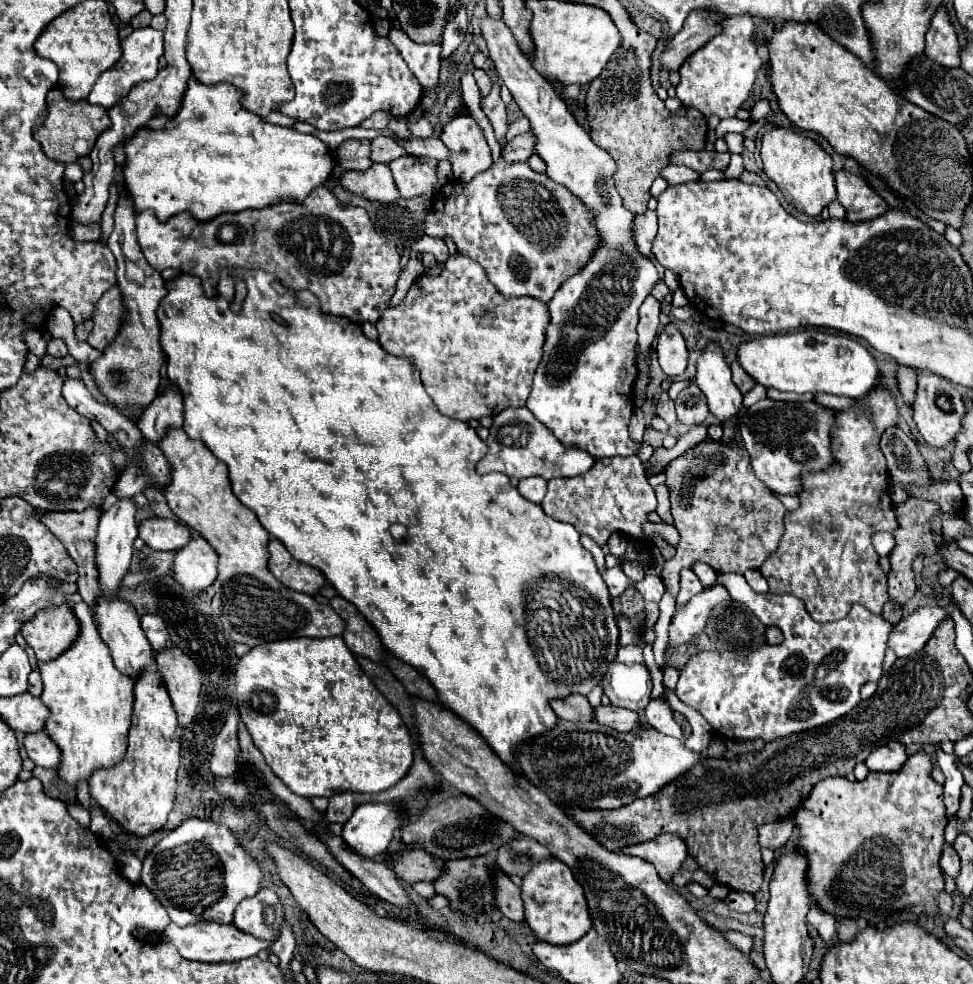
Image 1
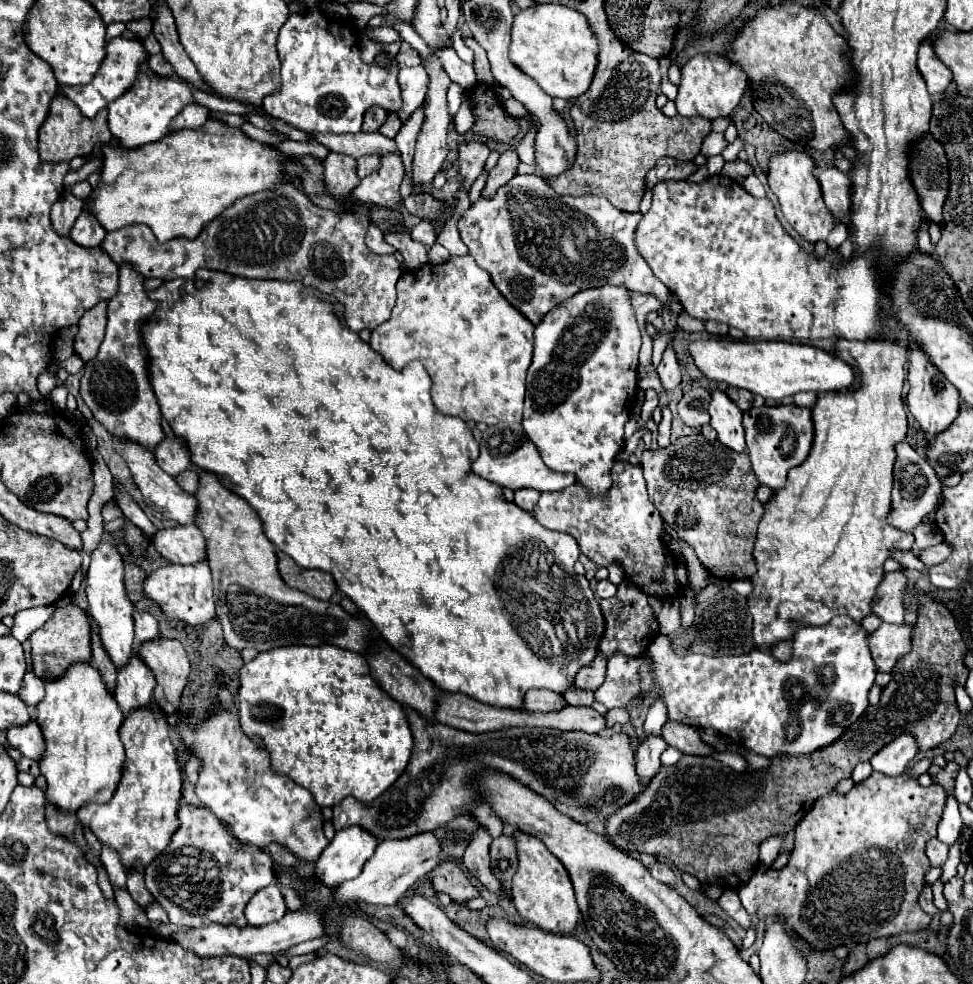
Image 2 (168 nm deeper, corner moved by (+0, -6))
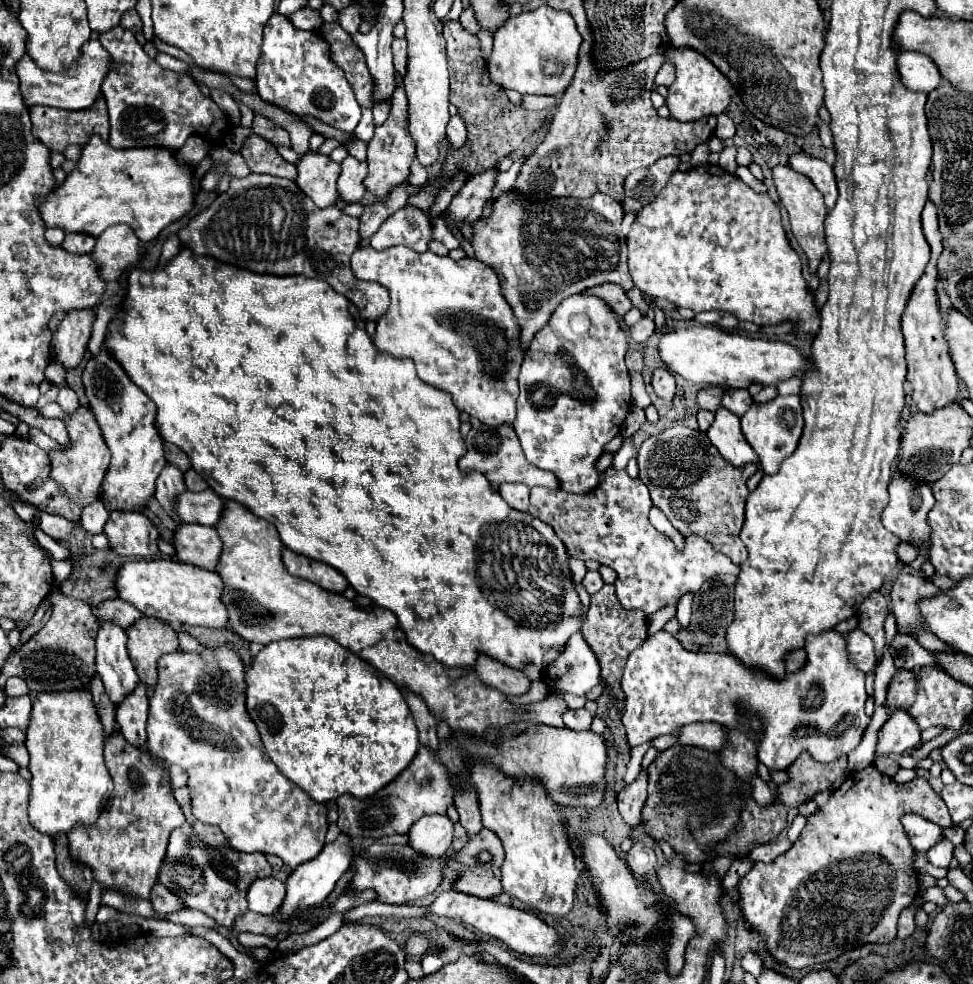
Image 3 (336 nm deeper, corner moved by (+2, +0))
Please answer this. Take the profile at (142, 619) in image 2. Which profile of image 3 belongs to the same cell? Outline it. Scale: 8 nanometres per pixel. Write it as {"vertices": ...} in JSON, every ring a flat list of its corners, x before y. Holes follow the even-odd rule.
{"vertices":[[116,598,116,600,106,600,100,604,100,608,96,610,96,616,102,620,110,620,116,622,118,626,122,626,124,630,128,630,132,626,132,622,136,622,138,618,142,618,140,610,136,610,136,606]]}

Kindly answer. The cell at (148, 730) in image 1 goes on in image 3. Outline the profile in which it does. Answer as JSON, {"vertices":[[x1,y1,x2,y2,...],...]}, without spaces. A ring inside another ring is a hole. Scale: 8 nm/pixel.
{"vertices":[[116,730,116,734,106,738,104,756,114,780,114,794,108,802,108,810,96,820,96,826,80,826,80,830,68,834,70,854,92,868,102,888,126,888,136,896,148,898,166,854,168,836,176,826,184,824,184,814,172,798,166,764,154,760,148,748,128,744]]}

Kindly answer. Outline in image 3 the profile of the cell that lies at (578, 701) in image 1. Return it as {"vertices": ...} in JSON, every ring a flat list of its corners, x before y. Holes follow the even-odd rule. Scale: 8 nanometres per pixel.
{"vertices":[[480,654,478,662,476,662,476,672,486,686,492,686,492,688,500,690,502,694,522,696,530,688,530,678,524,672,512,670,484,654]]}

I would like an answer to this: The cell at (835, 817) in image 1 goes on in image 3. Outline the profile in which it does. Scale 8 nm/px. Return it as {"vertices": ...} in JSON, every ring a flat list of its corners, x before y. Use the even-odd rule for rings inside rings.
{"vertices":[[874,764,860,772,850,772,844,784,830,800,808,816,800,838,788,852,772,864,754,862,752,870,738,882,742,914,760,938,768,942,770,954,788,968,806,968,838,958,850,948,864,944,890,944,896,938,900,912,910,906,918,894,918,874,914,870,914,850,900,822,902,816,916,814,942,828,952,826,948,808,940,794,918,776,912,782,898,784,882,774]]}

